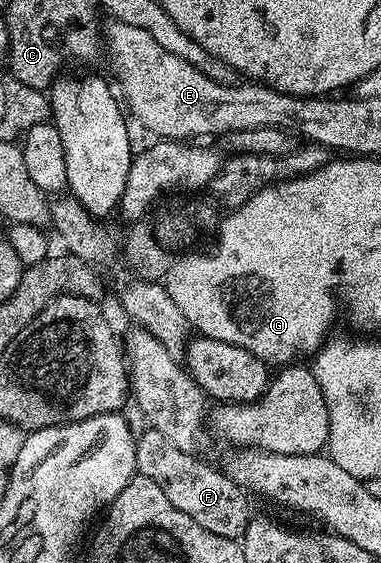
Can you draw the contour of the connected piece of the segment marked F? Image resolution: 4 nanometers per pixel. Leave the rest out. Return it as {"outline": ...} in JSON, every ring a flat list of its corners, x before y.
{"outline":[[146,429,134,440,136,449,137,474,148,477,164,489,164,497,180,509,180,513,188,513,196,525,204,525,208,533,220,533,220,537,241,540,246,534,246,527,250,524,252,512,246,504,247,492,239,487,225,470,209,467,201,463,197,454,176,449,160,434,159,431]]}

